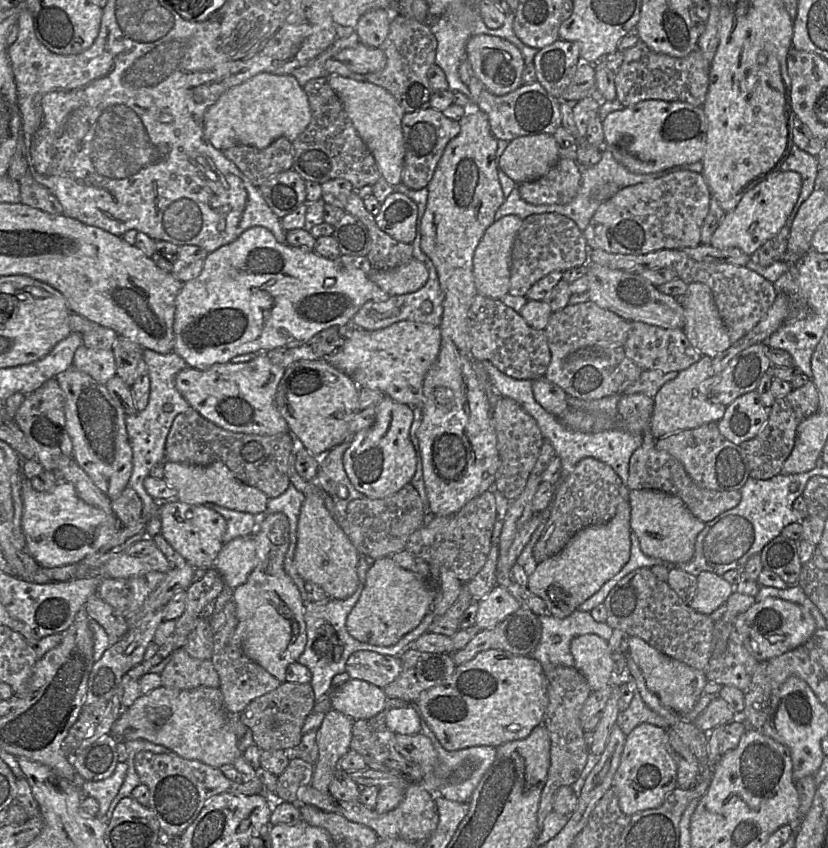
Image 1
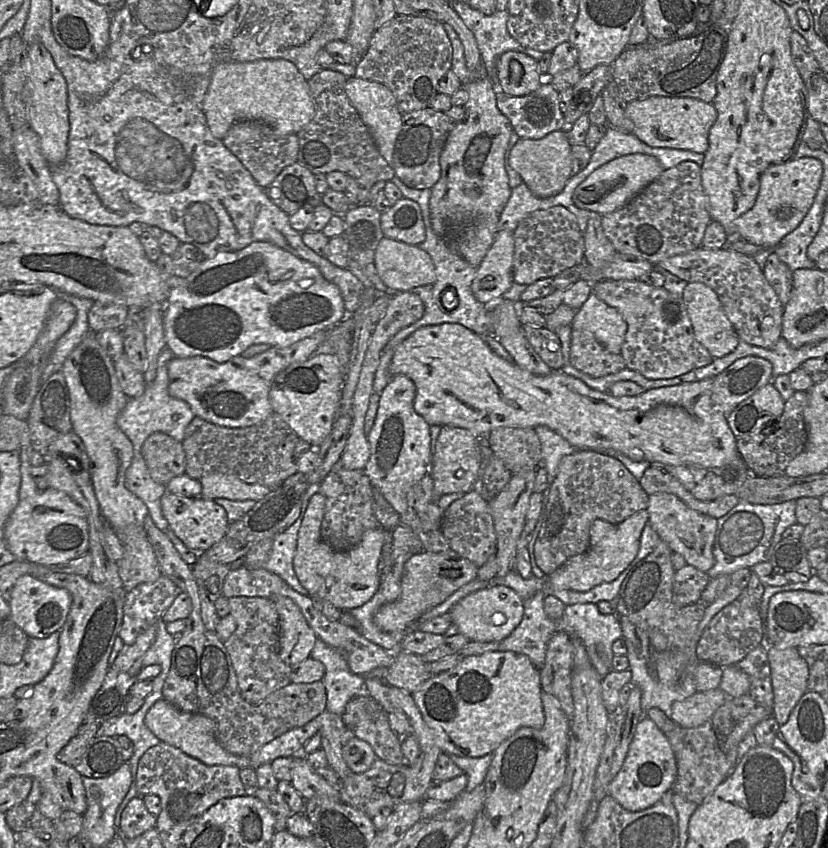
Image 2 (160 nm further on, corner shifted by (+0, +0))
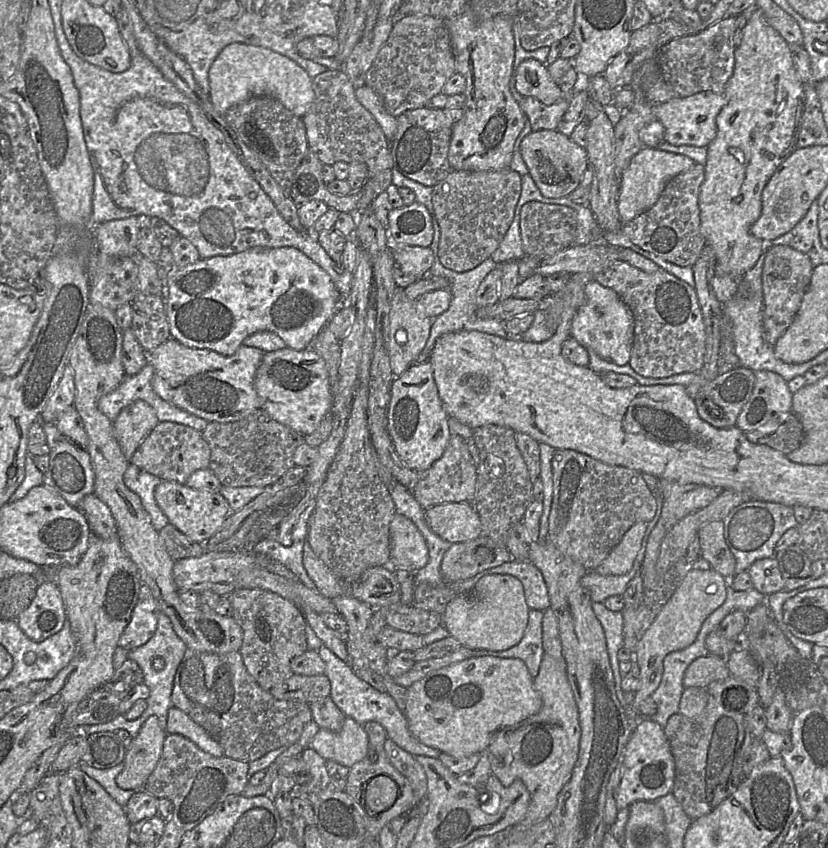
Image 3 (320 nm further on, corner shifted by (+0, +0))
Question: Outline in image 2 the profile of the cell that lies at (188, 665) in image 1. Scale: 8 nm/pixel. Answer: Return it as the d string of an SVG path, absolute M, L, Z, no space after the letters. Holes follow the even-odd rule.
M192 605L187 627L176 637L175 647L171 654L170 670L163 685L163 698L180 710L202 714L212 719L217 726L217 740L220 745L231 754L250 757L260 747L288 732L291 728L282 720L264 717L256 705L243 699L230 656L215 631L205 628L200 608L201 606Z

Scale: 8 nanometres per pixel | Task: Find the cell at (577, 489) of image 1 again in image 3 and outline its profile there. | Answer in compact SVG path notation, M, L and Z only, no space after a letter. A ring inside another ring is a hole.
M572 449L555 450L551 464L552 464L553 496L552 496L551 510L549 514L548 531L545 537L545 543L553 544L564 555L568 556L573 561L580 563L588 571L595 570L603 562L603 560L612 551L612 549L621 541L623 535L635 523L637 522L649 523L653 519L657 509L657 500L655 498L655 494L649 489L647 483L644 481L640 472L622 466L612 466L605 464L586 454L580 453Z

